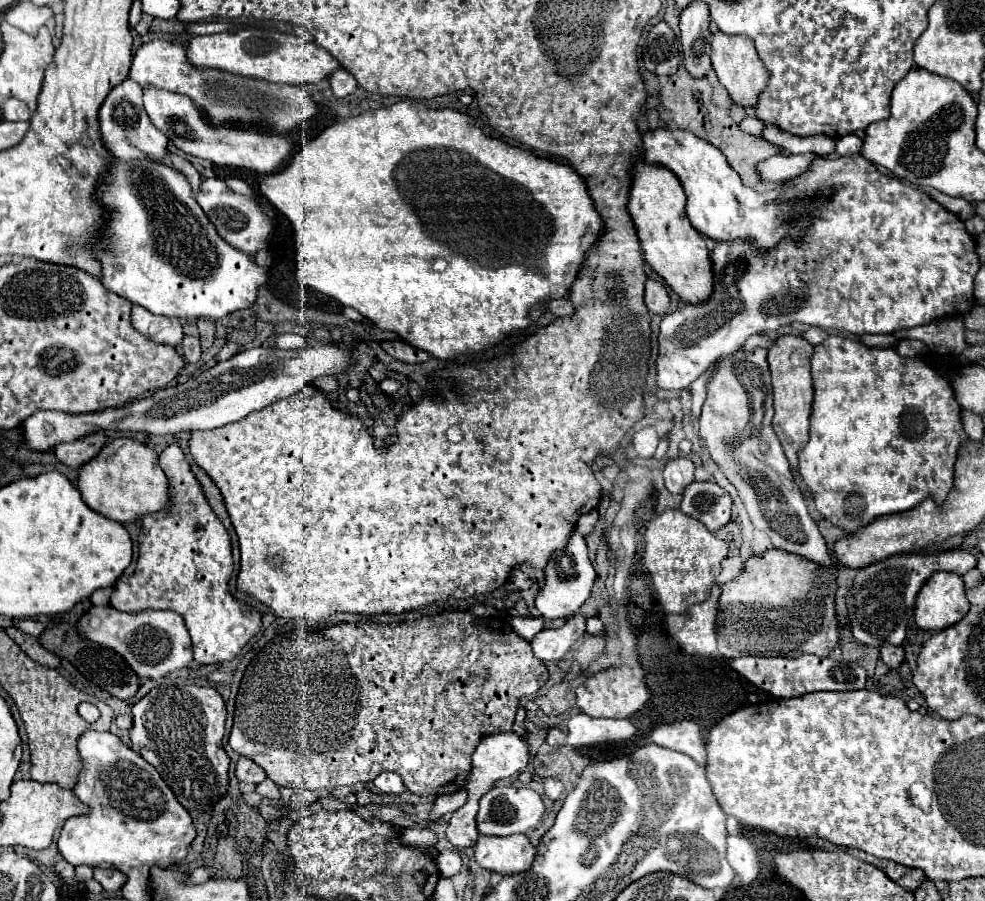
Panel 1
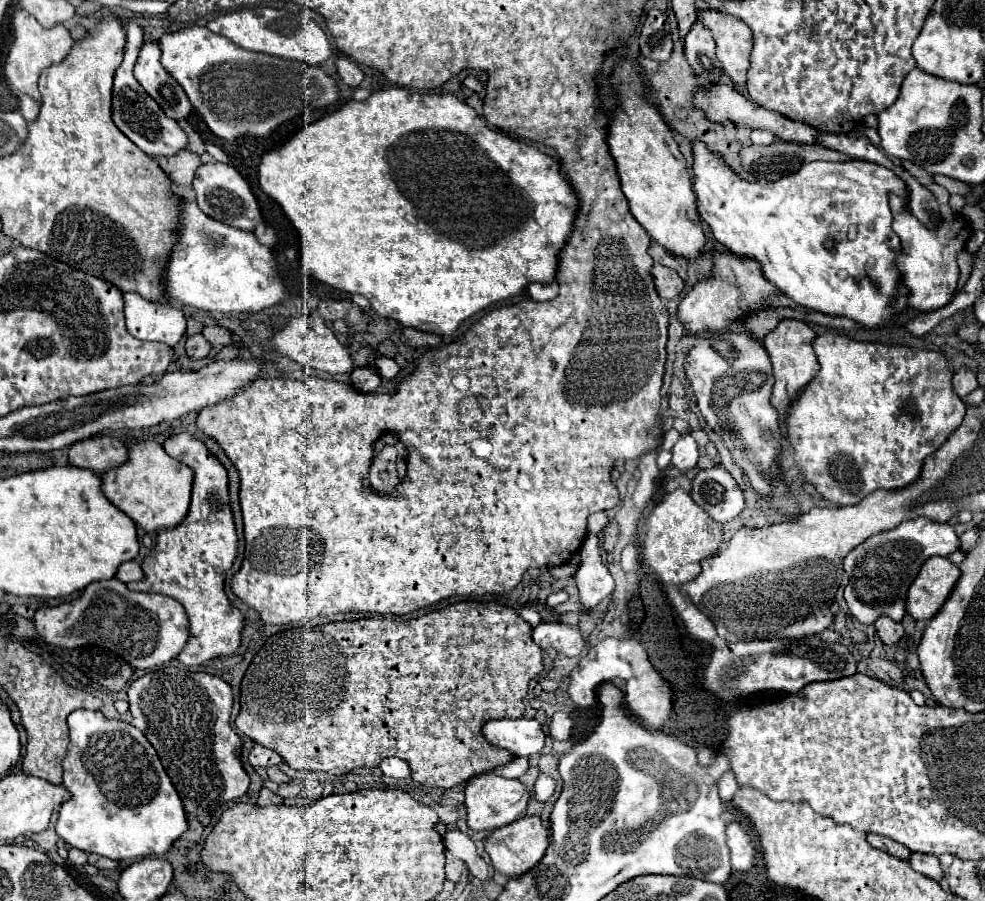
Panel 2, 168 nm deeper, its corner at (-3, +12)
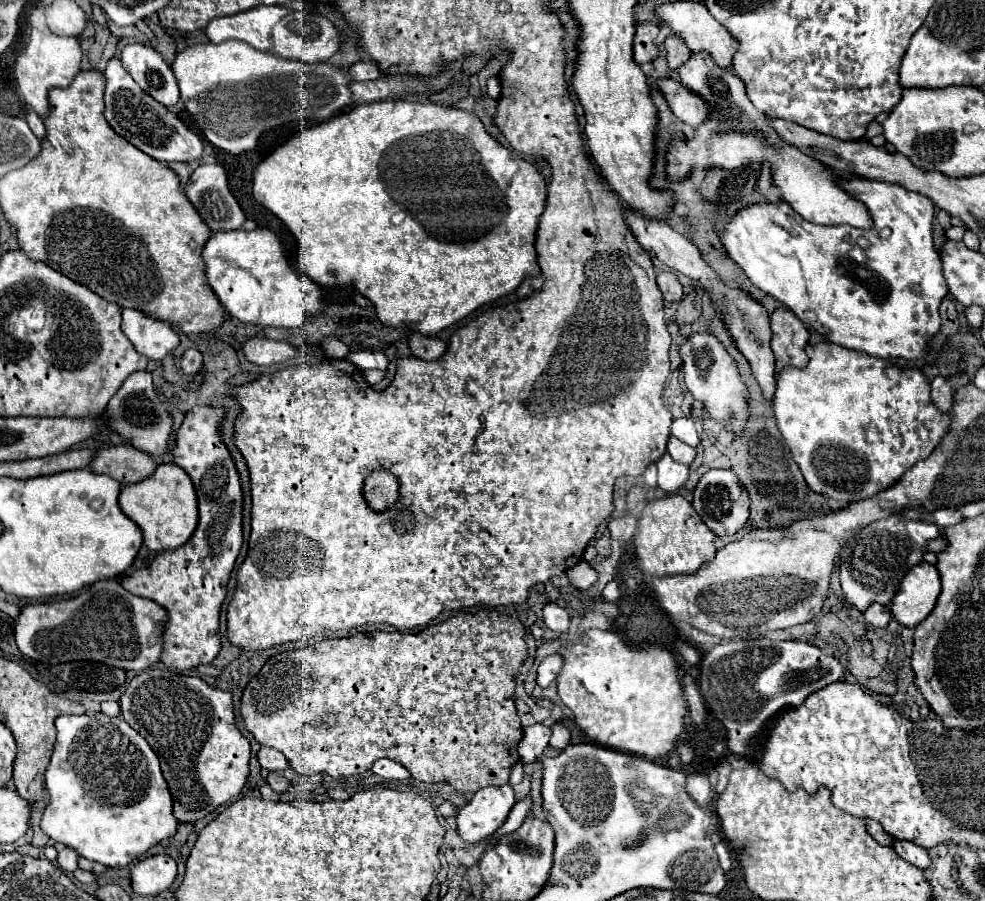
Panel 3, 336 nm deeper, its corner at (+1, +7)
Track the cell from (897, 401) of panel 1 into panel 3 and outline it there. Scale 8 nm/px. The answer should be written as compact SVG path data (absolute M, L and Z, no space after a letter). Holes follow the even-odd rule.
M817 343L817 345L807 345L807 355L809 355L809 365L805 369L783 369L777 377L777 389L773 395L773 411L775 411L775 419L777 419L777 427L787 443L787 447L791 449L791 455L795 459L795 463L799 465L805 483L809 485L811 491L825 495L829 499L841 501L841 503L853 503L853 501L861 501L867 497L873 497L885 489L889 489L893 483L897 483L901 479L901 475L911 469L917 461L927 459L933 449L941 443L941 439L947 435L951 423L953 423L953 415L939 411L939 407L931 401L931 383L925 377L925 373L917 367L897 367L893 361L889 359L873 359L873 355L865 355L859 351L849 351L845 347L837 347L835 343Z

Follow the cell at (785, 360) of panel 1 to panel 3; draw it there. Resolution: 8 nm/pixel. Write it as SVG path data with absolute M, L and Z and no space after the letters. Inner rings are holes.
M779 307L771 313L771 349L777 361L777 373L785 367L803 369L807 363L805 345L809 341L807 327L789 311Z

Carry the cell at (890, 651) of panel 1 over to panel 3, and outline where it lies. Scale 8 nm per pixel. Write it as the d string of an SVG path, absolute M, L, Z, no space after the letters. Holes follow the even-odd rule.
M873 603L873 607L869 607L869 611L865 611L865 621L877 629L885 629L891 621L891 611L889 611L889 607L881 607L879 603Z

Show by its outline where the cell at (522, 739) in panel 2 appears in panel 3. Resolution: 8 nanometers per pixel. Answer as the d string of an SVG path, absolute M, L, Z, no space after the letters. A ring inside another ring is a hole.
M533 725L533 727L525 727L523 731L523 739L519 741L519 757L523 763L533 763L541 757L543 749L547 747L551 737L551 727L545 725Z

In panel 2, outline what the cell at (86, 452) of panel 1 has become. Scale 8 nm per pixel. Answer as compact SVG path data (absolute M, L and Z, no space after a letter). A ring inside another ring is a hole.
M93 436L69 448L69 462L73 466L89 468L97 474L103 474L101 470L111 470L125 464L127 456L129 450L123 440L111 436Z

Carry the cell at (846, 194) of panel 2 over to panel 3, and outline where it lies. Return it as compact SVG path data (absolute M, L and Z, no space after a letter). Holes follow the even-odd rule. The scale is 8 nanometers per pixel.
M841 177L835 181L843 191L847 191L849 195L853 195L853 199L861 201L873 221L871 229L857 229L857 227L849 227L849 225L815 225L815 223L807 223L805 219L801 219L801 215L797 215L797 211L793 211L793 207L789 207L787 201L775 201L775 203L753 203L747 205L745 209L739 209L729 221L727 225L717 231L717 237L727 253L727 257L731 257L749 277L749 281L759 287L765 295L777 299L779 303L787 305L805 325L811 325L815 331L819 331L821 335L827 335L829 341L843 345L847 349L855 349L855 351L863 351L875 357L903 357L903 359L919 359L921 355L925 355L927 349L927 341L939 331L941 319L939 319L939 303L941 299L947 295L947 283L941 271L941 259L939 253L933 247L933 215L935 215L935 205L931 203L929 197L915 193L915 191L907 191L905 187L897 185L897 183L887 183L887 181L877 181L877 179L865 179L865 177L857 177L855 179L847 179Z

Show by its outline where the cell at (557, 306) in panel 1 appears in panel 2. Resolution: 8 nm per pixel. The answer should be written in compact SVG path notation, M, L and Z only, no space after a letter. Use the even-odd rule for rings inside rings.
M533 282L527 286L527 294L529 298L537 300L537 302L543 302L543 300L553 300L559 292L559 286L557 282L551 282L551 284L543 284L543 282Z

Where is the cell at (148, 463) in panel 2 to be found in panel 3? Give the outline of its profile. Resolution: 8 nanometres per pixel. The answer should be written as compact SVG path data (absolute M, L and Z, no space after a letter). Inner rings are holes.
M175 463L157 465L147 479L125 485L119 493L121 511L141 527L143 541L151 551L175 549L183 545L197 525L197 497L189 475Z

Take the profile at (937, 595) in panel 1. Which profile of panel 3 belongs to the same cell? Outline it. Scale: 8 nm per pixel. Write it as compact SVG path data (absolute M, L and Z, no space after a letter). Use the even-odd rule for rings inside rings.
M919 563L905 575L891 603L893 617L905 627L917 627L935 607L941 593L939 571L931 563Z

